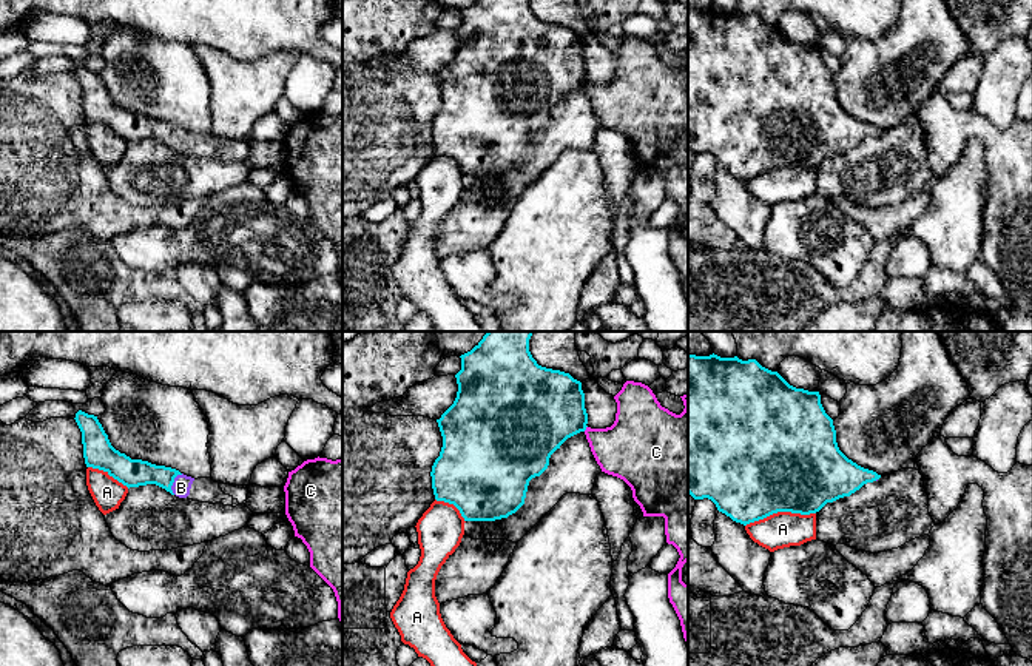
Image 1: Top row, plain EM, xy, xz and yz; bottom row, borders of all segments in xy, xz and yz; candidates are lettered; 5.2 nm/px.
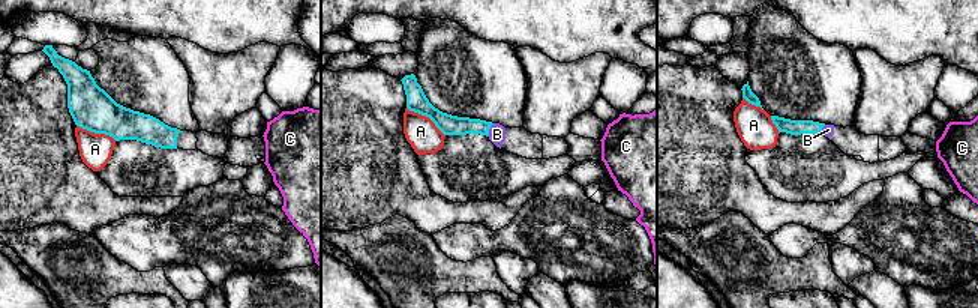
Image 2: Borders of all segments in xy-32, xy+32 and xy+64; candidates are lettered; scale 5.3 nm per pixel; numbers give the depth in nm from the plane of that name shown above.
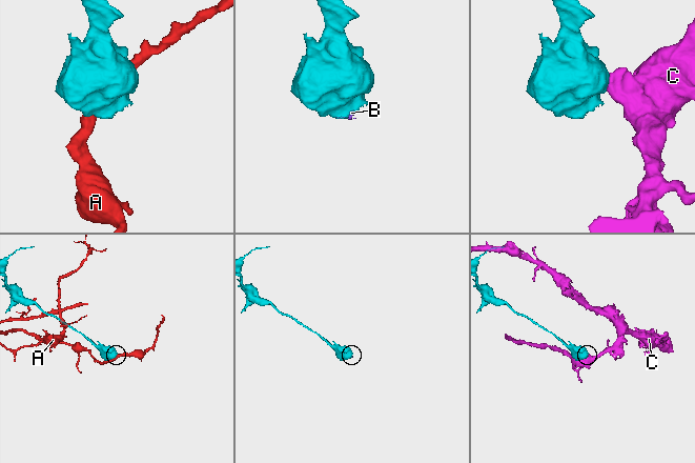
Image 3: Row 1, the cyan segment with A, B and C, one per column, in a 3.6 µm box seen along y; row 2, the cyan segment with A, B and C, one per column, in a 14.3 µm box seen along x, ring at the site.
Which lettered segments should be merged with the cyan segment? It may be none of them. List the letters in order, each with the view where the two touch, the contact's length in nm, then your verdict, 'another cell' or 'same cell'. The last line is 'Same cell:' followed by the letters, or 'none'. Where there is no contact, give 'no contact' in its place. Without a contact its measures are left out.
A: meets cyan in yz; contact 380 nm long; another cell
B: meets cyan in xy; contact 120 nm long; same cell
C: meets cyan in xz; contact 40 nm long; another cell
Same cell: B

